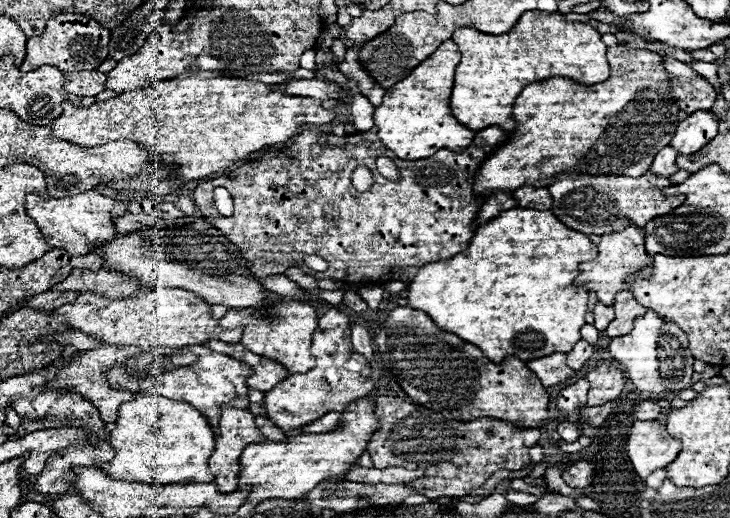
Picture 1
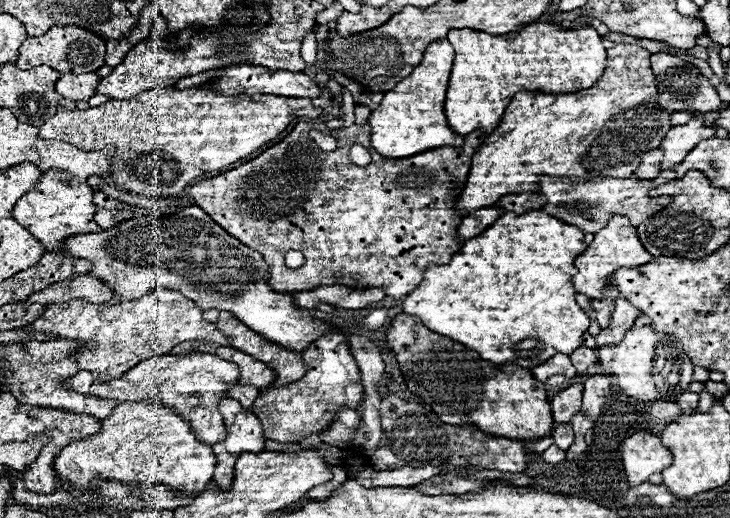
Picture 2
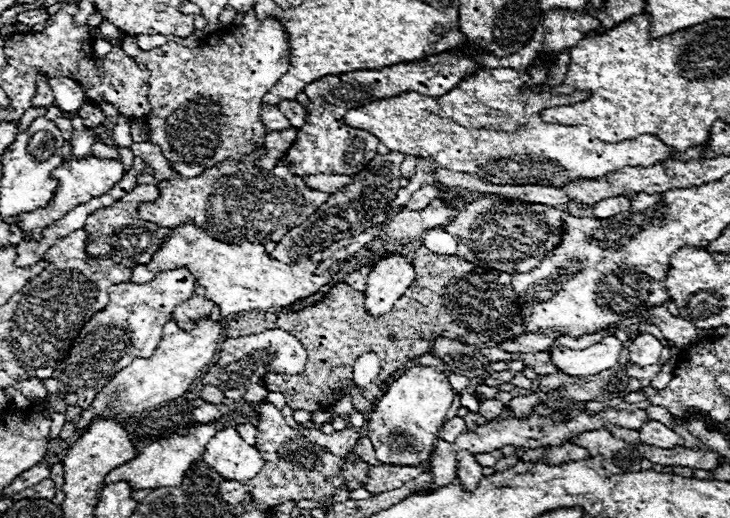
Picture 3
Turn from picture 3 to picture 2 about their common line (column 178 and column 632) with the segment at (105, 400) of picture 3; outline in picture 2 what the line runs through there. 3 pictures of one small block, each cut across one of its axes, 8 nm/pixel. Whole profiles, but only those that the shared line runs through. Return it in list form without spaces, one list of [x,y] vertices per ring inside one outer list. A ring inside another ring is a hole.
[[[638,316],[634,326],[626,332],[620,344],[604,346],[600,352],[602,370],[612,376],[614,384],[632,398],[638,400],[656,400],[656,398],[672,398],[676,400],[688,384],[692,382],[692,362],[688,354],[682,350],[682,344],[664,332],[656,332],[652,328],[652,320],[648,316]]]

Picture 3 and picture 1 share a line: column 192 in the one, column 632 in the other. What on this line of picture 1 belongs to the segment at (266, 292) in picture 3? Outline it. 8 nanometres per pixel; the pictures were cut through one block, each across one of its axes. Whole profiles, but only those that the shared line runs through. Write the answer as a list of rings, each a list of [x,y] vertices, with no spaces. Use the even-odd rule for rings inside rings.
[[[628,226],[626,230],[622,230],[618,234],[604,234],[602,236],[602,240],[598,244],[598,256],[580,266],[578,282],[580,284],[588,282],[588,288],[598,294],[600,302],[606,306],[612,306],[616,300],[616,294],[624,290],[626,276],[636,274],[648,266],[652,266],[652,258],[644,250],[644,232],[638,230],[636,226]]]

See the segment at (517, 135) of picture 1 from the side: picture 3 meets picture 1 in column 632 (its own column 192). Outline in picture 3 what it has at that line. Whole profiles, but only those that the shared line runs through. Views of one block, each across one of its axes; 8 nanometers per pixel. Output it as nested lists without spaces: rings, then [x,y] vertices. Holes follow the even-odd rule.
[[[254,10],[246,12],[242,26],[232,26],[224,34],[214,34],[214,42],[206,42],[198,48],[186,48],[176,42],[168,42],[156,50],[144,52],[136,46],[136,40],[124,38],[120,48],[132,58],[146,64],[150,70],[150,106],[152,112],[144,120],[150,130],[150,142],[162,146],[166,158],[182,178],[198,176],[202,170],[224,162],[240,160],[242,156],[258,150],[264,144],[266,128],[260,120],[260,108],[264,104],[264,94],[286,74],[290,66],[290,40],[282,20],[266,16],[258,20]]]

